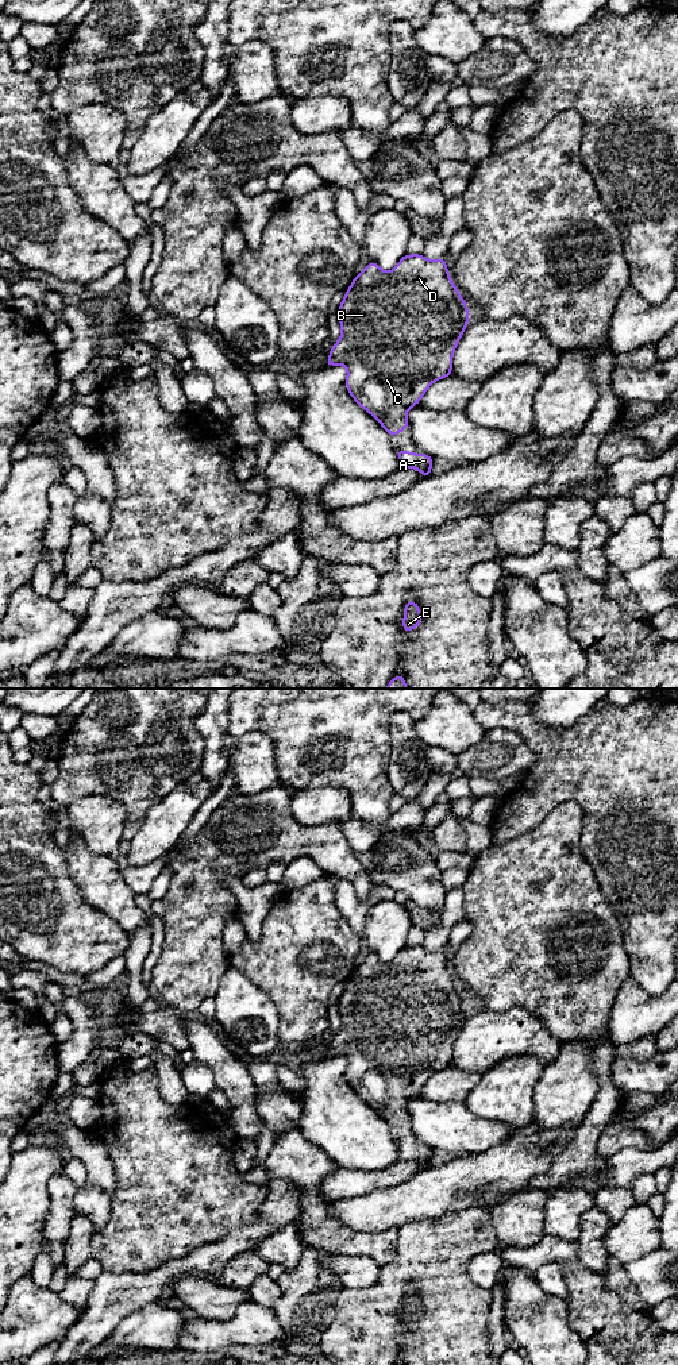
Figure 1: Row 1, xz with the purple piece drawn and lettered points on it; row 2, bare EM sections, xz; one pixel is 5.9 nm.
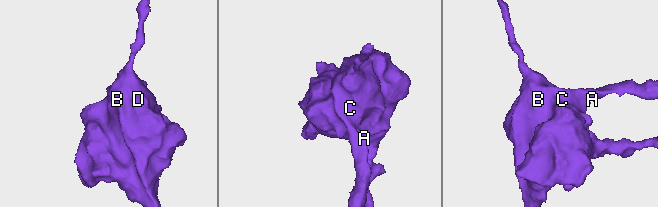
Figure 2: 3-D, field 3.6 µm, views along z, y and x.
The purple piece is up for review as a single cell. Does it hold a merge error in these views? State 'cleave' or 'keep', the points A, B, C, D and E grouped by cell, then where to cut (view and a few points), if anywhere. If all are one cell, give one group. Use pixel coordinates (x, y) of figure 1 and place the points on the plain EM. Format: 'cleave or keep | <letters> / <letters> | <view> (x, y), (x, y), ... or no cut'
keep | A B C D E | no cut

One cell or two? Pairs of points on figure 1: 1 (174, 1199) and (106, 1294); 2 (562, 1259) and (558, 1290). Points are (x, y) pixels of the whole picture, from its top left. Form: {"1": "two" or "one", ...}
{"1": "two", "2": "two"}

